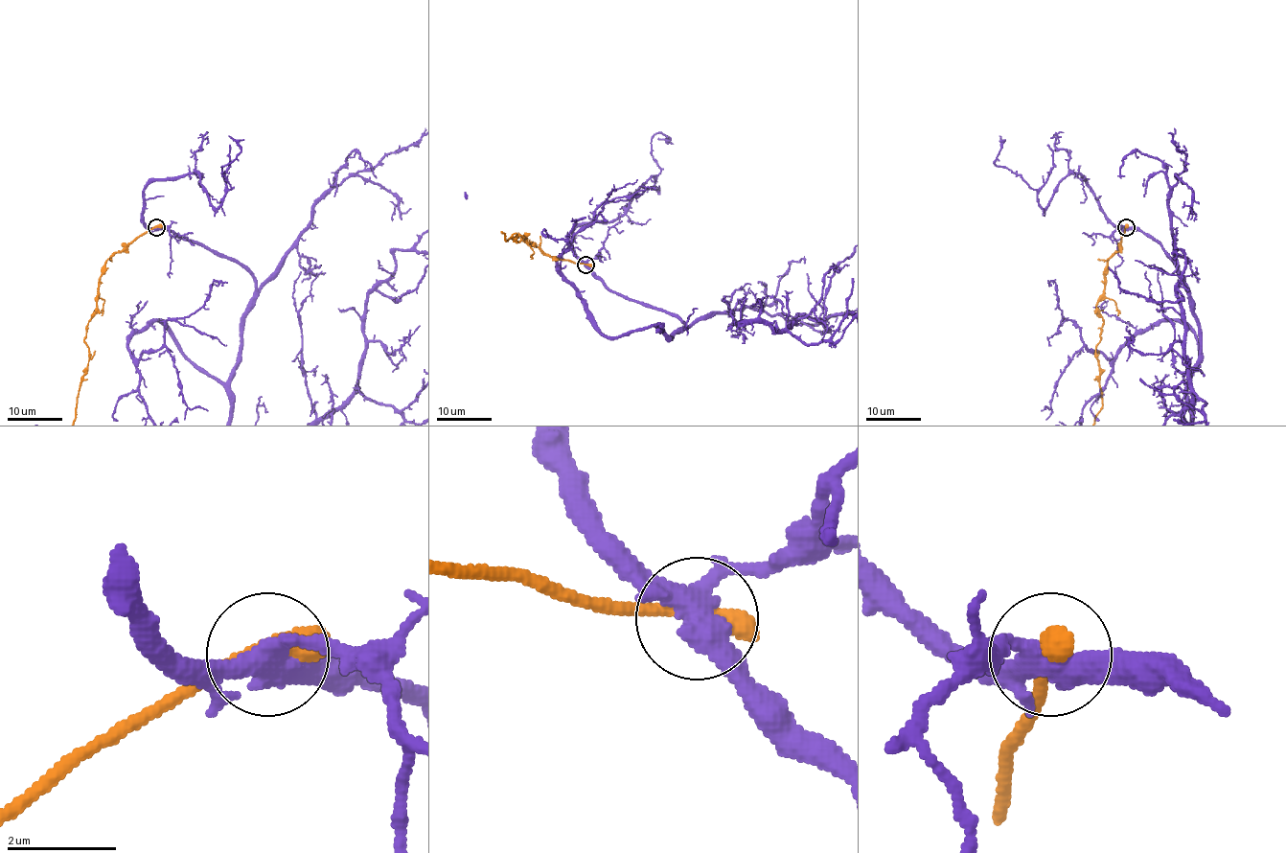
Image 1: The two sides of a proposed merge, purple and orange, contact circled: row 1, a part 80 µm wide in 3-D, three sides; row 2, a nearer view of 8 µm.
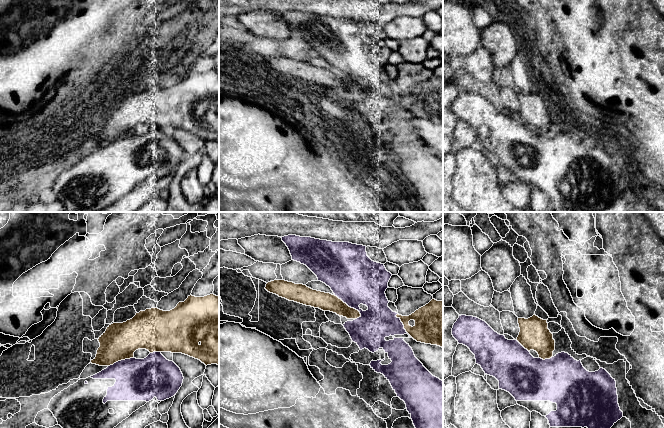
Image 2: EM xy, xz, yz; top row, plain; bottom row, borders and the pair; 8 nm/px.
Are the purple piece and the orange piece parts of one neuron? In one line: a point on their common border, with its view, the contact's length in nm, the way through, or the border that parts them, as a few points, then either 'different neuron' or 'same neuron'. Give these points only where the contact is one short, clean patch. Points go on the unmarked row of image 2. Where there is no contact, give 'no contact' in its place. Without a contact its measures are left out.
contact xz (349, 82); length 280 nm; different neuron

